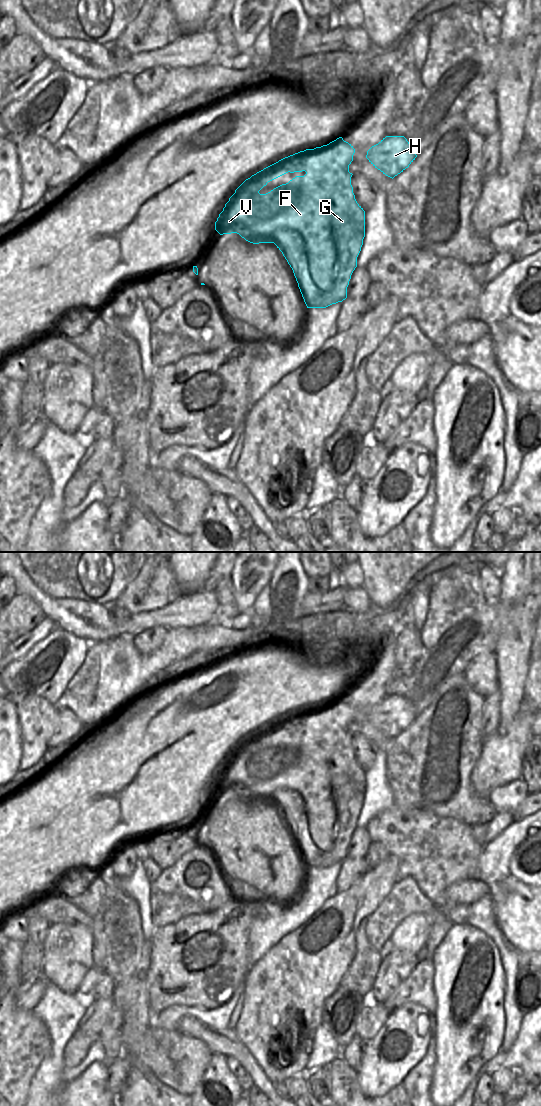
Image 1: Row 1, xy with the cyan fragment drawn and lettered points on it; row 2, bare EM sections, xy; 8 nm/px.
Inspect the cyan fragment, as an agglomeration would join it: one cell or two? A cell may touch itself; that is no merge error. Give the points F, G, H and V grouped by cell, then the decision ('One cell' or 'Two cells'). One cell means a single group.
Groups: F H V / G. Two cells.

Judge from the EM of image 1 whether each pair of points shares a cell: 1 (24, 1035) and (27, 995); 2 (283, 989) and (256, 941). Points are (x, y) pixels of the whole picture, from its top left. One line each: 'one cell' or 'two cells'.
1: two cells
2: two cells

